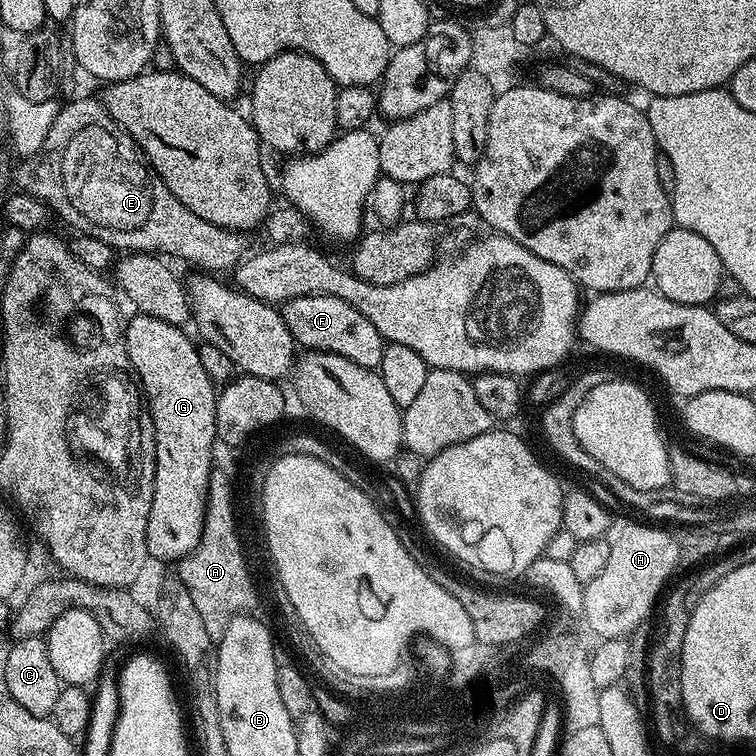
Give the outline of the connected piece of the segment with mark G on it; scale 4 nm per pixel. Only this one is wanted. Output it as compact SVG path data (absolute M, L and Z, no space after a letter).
M136 314L133 320L127 321L125 330L126 350L132 363L132 371L139 380L139 387L144 390L148 399L146 411L152 416L152 425L156 435L156 477L152 505L148 515L148 554L153 561L173 560L179 562L192 553L202 538L204 511L208 497L208 483L214 467L211 447L216 441L216 398L217 385L202 370L200 349L190 337L184 333L183 327L162 322L147 314Z

